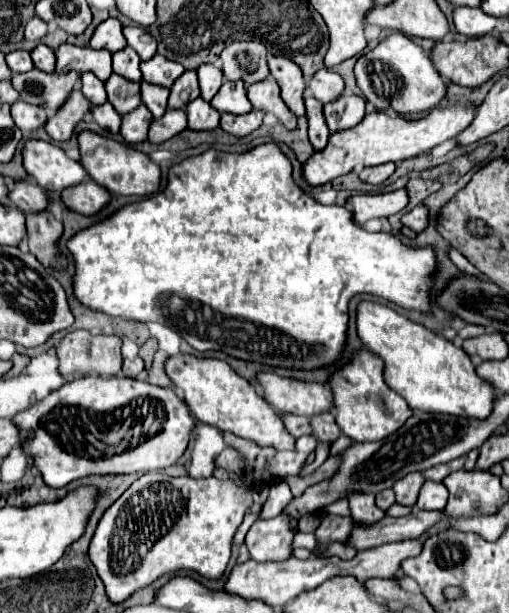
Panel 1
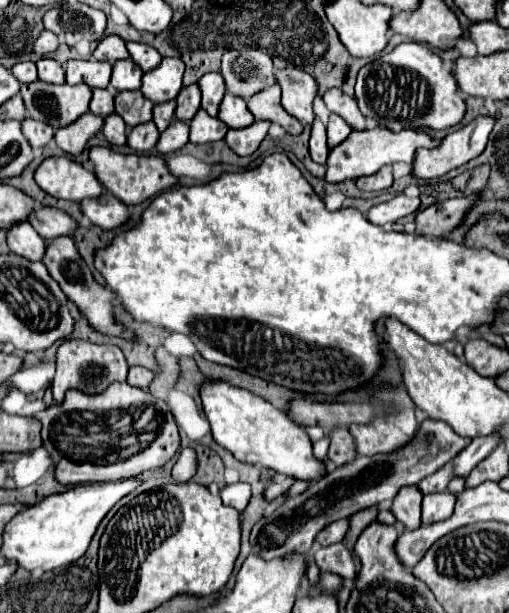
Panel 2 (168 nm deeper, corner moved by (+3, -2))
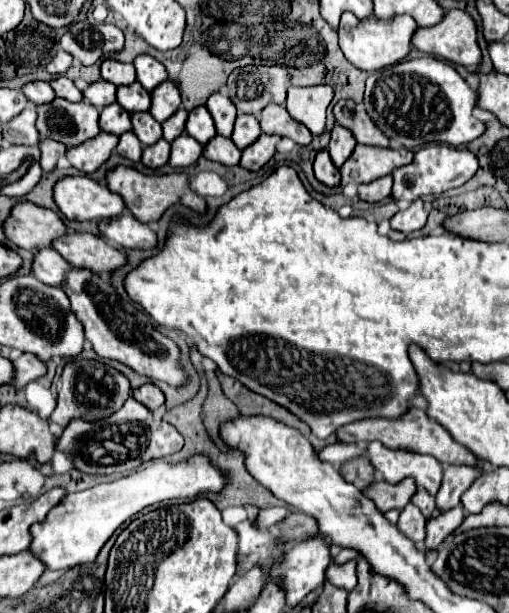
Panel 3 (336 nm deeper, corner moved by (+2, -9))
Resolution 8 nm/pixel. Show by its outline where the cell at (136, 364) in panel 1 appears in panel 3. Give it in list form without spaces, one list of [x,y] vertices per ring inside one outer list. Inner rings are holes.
[[[151,383],[135,389],[135,391],[133,391],[133,397],[135,397],[139,403],[147,405],[151,411],[157,411],[159,407],[165,405],[165,395],[163,395],[163,391],[161,391],[157,385],[151,385]]]

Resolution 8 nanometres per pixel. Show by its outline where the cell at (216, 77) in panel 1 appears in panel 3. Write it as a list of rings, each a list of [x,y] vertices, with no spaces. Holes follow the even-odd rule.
[[[213,93],[207,101],[207,109],[213,115],[217,133],[229,139],[233,125],[235,125],[235,119],[237,119],[237,111],[235,111],[235,105],[231,103],[231,99],[223,93]]]

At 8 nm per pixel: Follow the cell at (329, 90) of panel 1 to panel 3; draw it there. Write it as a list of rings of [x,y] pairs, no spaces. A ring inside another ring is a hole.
[[[341,99],[335,105],[333,113],[337,123],[347,127],[355,135],[357,143],[373,147],[389,147],[389,139],[379,131],[379,127],[375,127],[363,105],[357,105],[351,99]]]

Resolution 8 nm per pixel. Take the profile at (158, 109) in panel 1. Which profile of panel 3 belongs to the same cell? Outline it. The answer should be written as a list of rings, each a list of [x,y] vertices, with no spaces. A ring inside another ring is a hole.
[[[179,107],[177,113],[163,123],[163,139],[165,139],[165,141],[171,143],[171,141],[177,139],[181,133],[185,133],[185,131],[183,131],[183,123],[187,123],[187,115],[189,115],[187,109],[185,109],[185,107]]]

